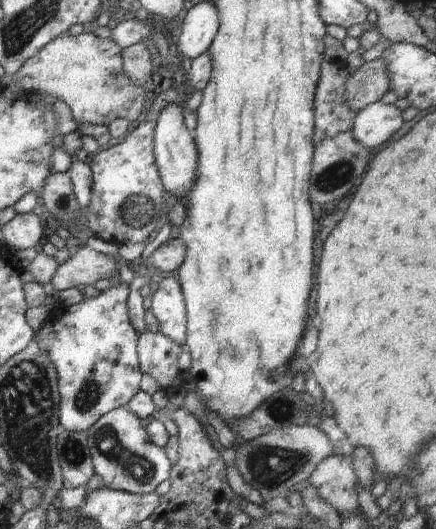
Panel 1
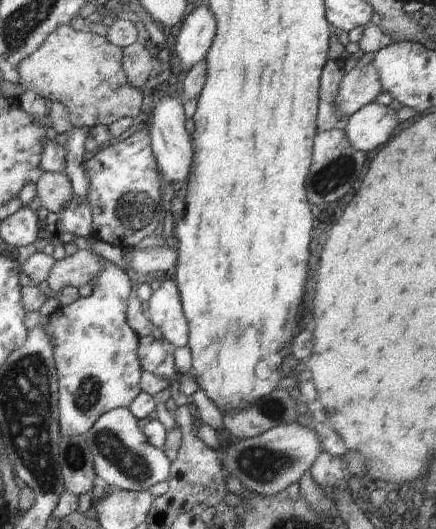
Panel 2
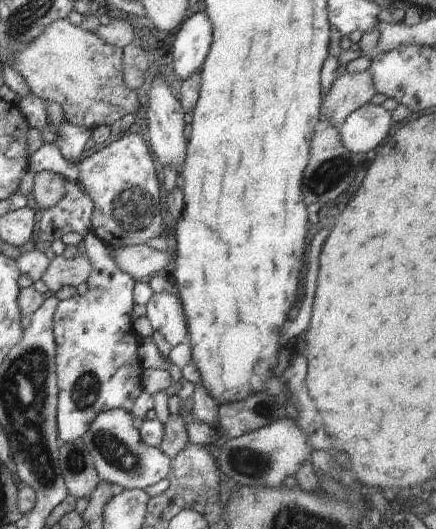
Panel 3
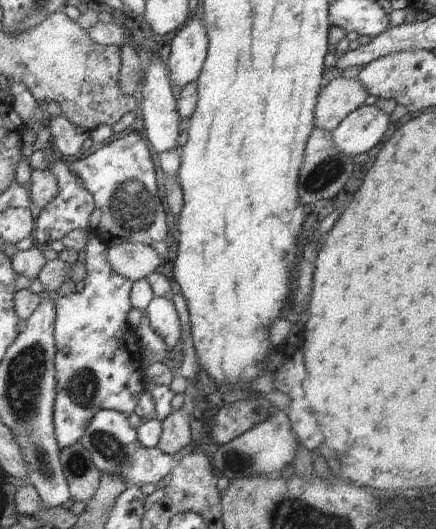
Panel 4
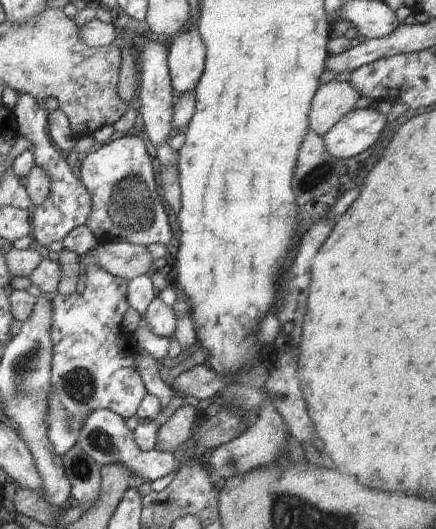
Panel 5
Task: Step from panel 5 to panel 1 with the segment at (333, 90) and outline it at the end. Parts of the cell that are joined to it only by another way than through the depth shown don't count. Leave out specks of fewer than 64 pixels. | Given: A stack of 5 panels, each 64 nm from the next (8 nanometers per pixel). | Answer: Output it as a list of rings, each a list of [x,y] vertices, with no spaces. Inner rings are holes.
[[[382,59],[365,62],[348,77],[345,95],[347,103],[358,112],[391,90],[391,78]]]

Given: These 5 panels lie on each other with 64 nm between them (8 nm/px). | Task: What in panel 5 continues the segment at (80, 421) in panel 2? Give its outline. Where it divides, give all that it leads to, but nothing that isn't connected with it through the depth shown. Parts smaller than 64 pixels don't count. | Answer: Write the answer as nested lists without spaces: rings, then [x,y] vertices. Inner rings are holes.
[[[90,263],[84,266],[84,269],[87,275],[86,292],[76,292],[68,296],[59,293],[51,300],[53,321],[50,334],[53,355],[47,421],[49,422],[50,442],[54,447],[54,452],[60,456],[77,444],[80,429],[90,413],[108,408],[126,420],[137,414],[142,399],[148,394],[135,367],[134,350],[138,350],[135,345],[136,339],[122,326],[122,317],[129,307],[128,281],[110,274],[96,263]]]

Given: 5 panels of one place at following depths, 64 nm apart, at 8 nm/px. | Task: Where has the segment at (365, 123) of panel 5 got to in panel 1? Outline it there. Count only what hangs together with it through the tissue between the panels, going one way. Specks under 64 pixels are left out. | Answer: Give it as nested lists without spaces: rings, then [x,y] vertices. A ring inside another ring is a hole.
[[[376,101],[358,111],[350,132],[359,145],[371,150],[388,142],[403,122],[402,111],[396,105]]]

